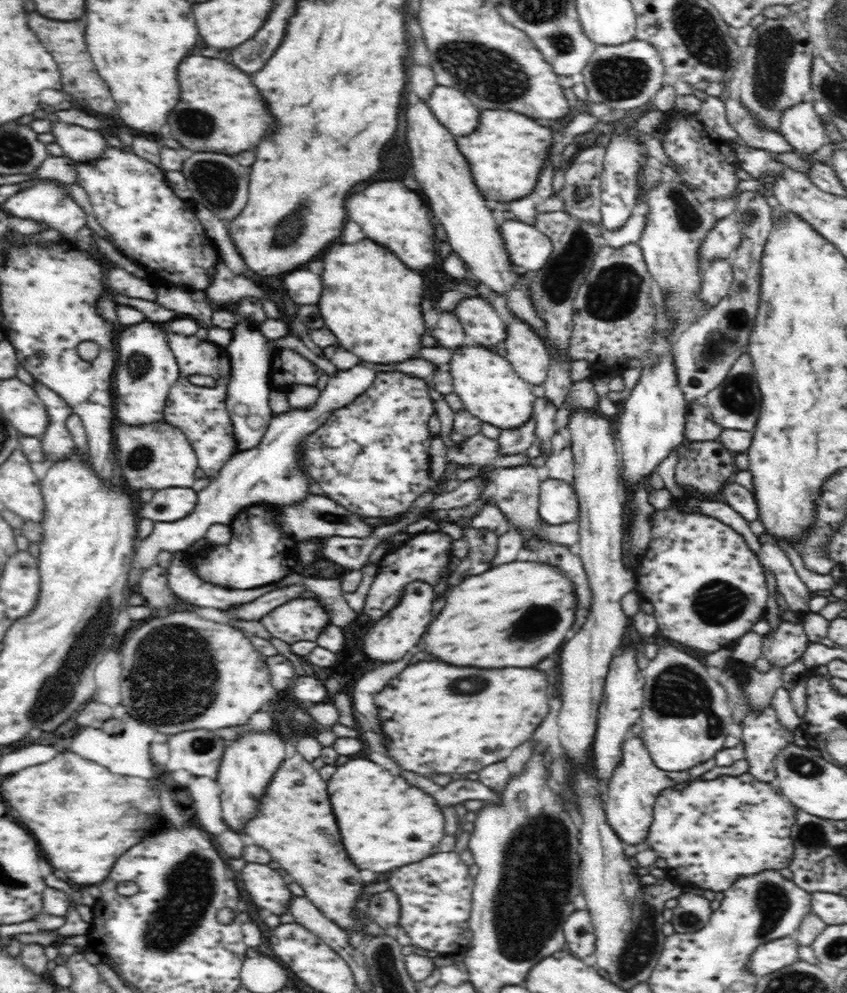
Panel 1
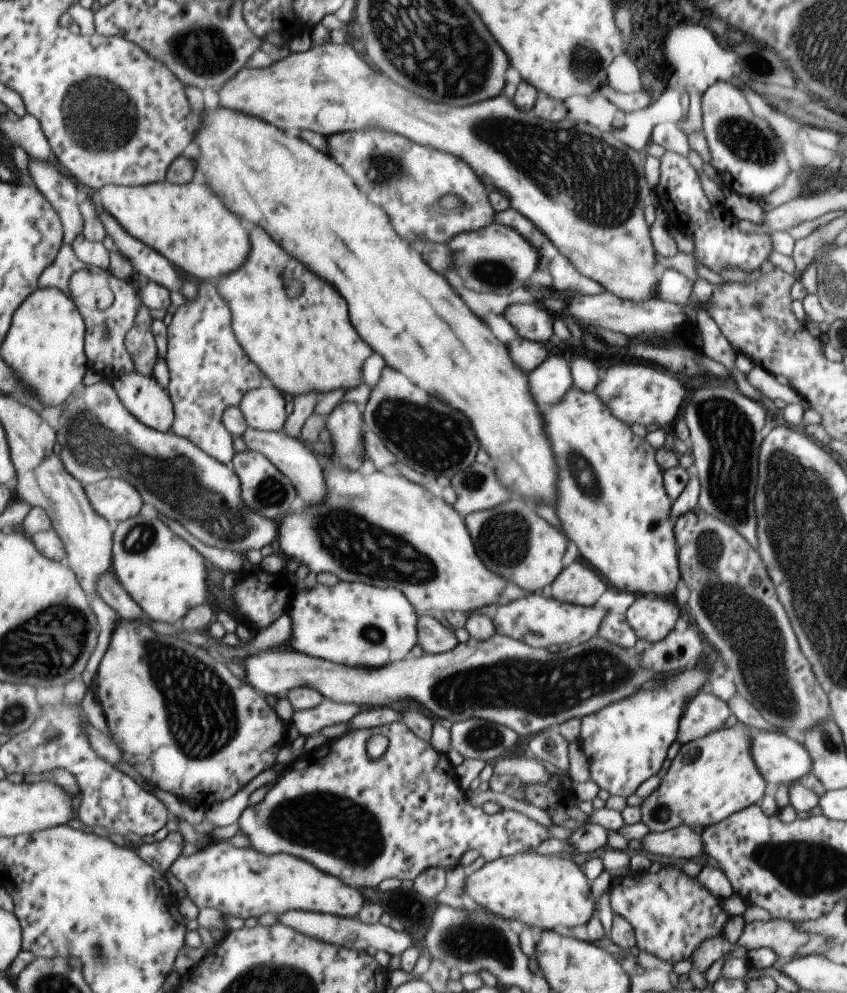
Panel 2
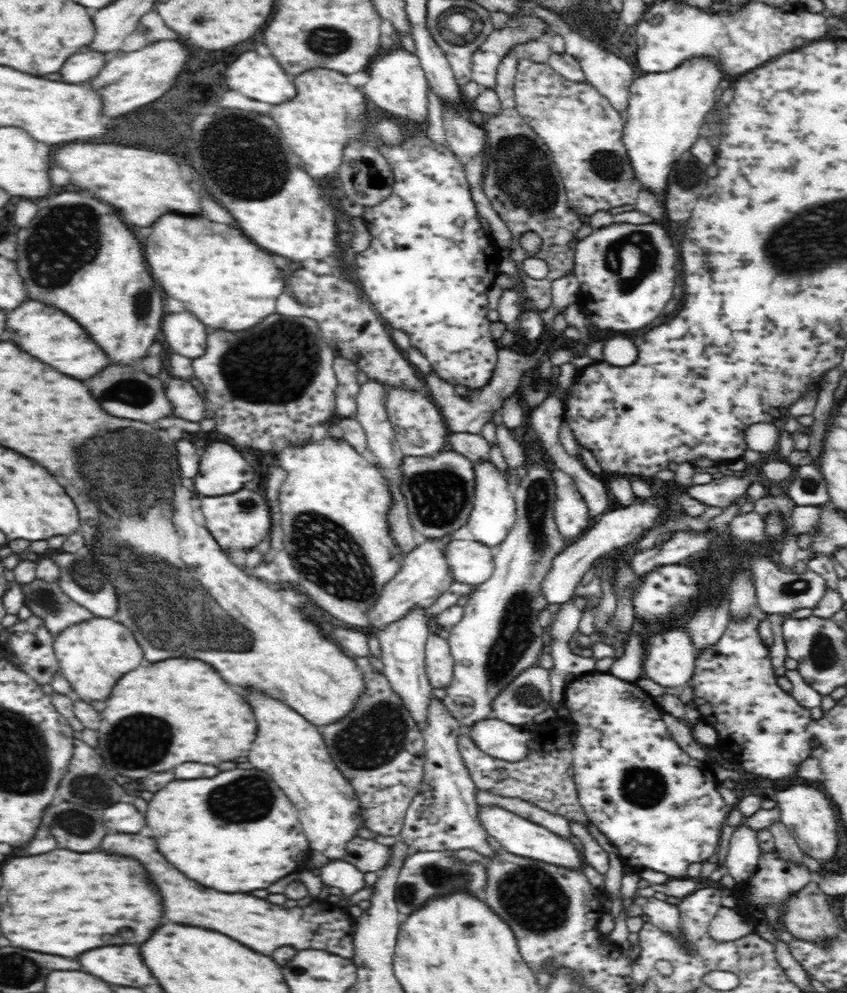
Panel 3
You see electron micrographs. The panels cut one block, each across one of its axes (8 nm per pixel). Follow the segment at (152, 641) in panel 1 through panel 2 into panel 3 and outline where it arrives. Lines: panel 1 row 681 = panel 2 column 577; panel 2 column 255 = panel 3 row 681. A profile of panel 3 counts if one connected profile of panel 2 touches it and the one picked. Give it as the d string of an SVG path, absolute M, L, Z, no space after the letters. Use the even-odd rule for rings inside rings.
M86 618L73 623L53 635L53 649L60 665L60 673L72 685L74 694L84 702L108 698L120 676L140 666L142 648L130 634L130 630L110 618Z

